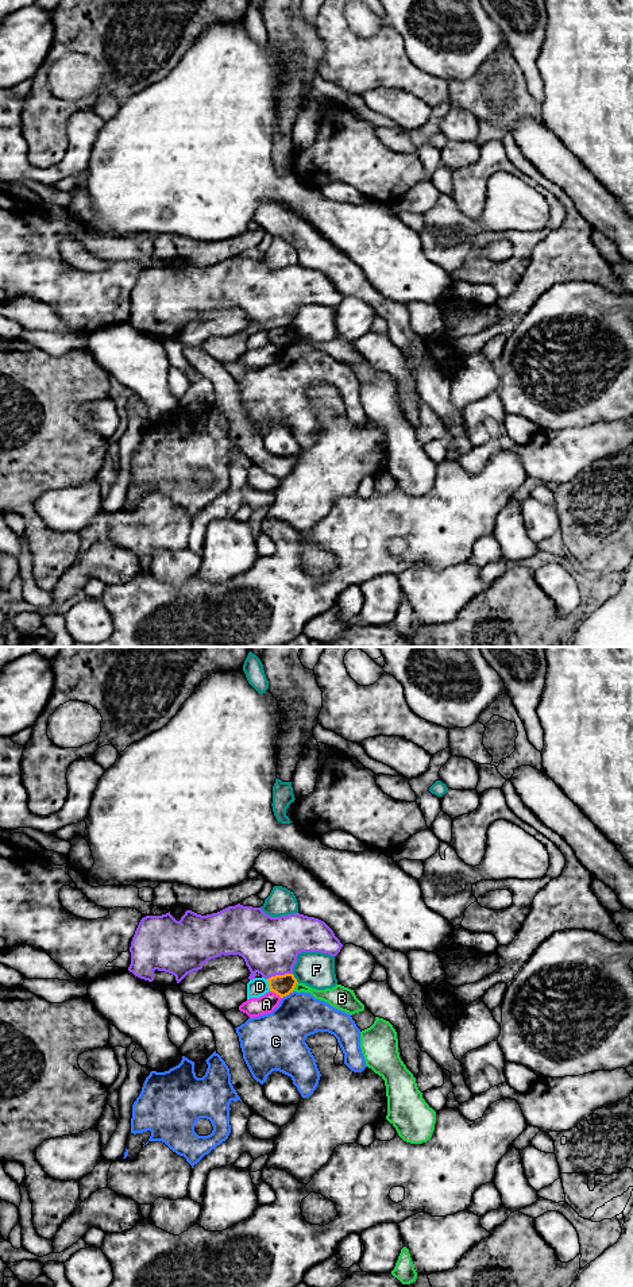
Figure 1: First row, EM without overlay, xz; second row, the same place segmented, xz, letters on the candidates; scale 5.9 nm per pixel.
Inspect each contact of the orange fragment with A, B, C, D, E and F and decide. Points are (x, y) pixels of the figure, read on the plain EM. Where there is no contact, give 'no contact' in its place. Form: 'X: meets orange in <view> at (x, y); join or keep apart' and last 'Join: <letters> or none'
A: meets orange in xz at (276, 345); keep apart
B: meets orange in xz at (294, 338); keep apart
C: meets orange in xz at (288, 346); keep apart
D: meets orange in xz at (269, 336); keep apart
E: meets orange in xz at (280, 327); keep apart
F: meets orange in xz at (294, 330); keep apart
Join: none

